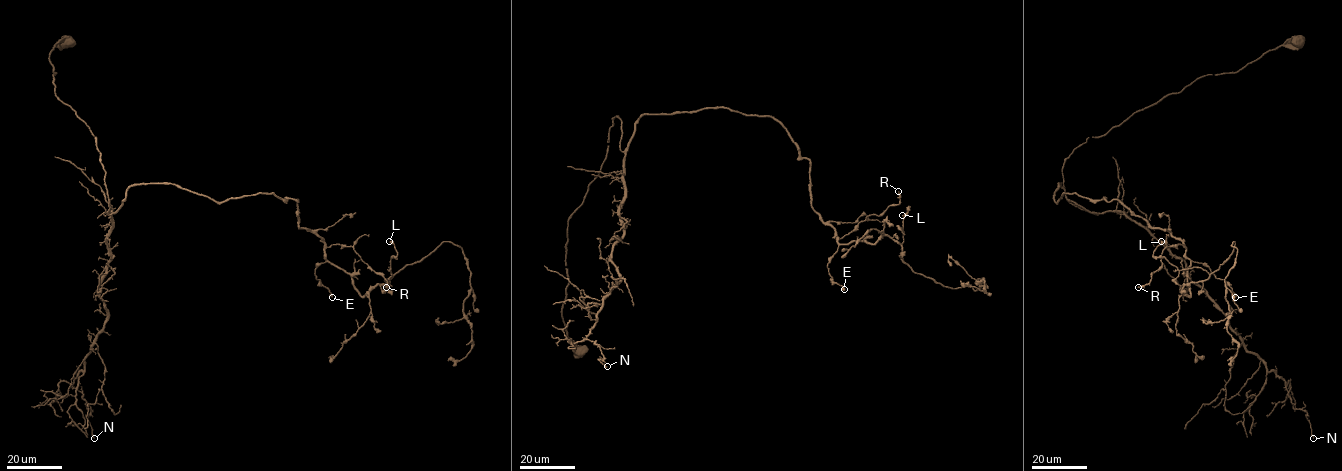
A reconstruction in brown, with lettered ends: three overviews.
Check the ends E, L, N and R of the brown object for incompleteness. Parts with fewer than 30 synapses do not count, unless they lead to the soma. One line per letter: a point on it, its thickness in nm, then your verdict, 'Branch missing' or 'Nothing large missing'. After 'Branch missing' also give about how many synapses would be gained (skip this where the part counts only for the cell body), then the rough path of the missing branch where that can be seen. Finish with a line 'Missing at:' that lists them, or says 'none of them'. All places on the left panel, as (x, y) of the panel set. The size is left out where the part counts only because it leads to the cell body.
E: Place: (332, 297). Thickness 360 nm. Nothing large missing
L: Place: (389, 241). Thickness 340 nm. Nothing large missing
N: Place: (94, 438). Thickness 190 nm. Nothing large missing
R: Place: (386, 287). Thickness 200 nm. Nothing large missing
Missing at: none of them

